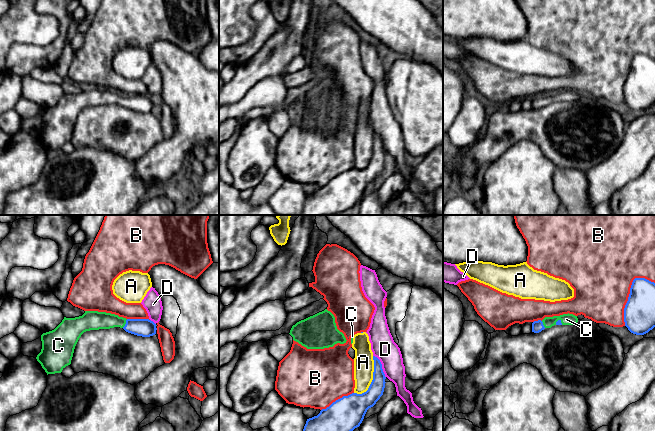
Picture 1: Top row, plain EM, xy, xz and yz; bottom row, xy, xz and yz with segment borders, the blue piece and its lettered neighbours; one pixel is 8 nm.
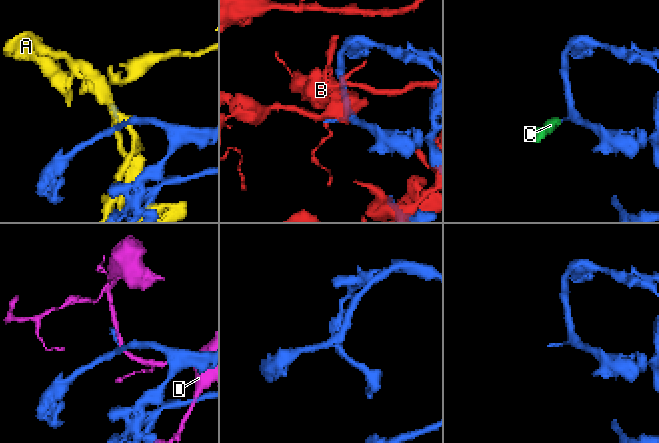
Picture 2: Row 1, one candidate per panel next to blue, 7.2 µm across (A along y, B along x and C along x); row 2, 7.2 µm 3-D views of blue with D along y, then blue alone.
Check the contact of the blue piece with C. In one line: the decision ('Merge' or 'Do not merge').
Merge

